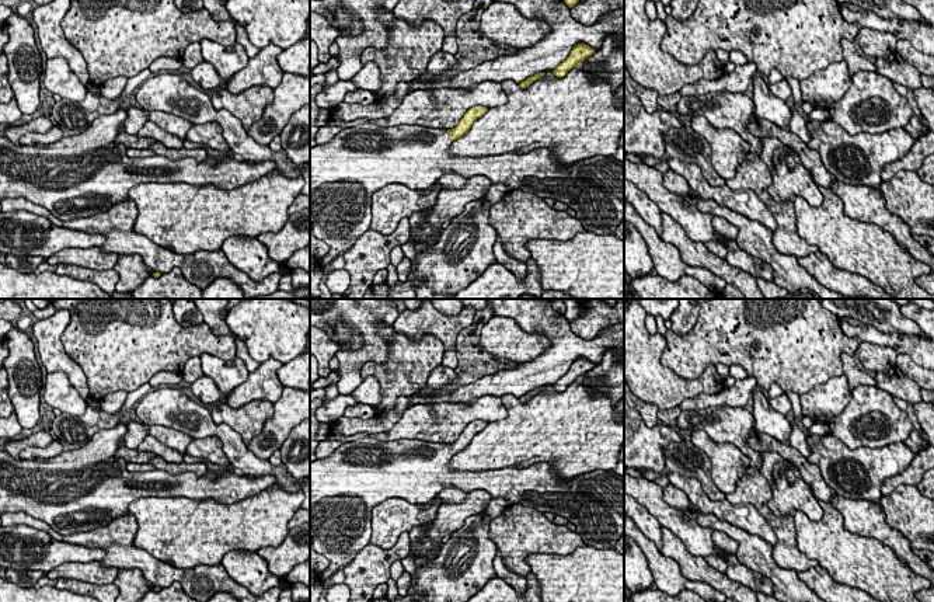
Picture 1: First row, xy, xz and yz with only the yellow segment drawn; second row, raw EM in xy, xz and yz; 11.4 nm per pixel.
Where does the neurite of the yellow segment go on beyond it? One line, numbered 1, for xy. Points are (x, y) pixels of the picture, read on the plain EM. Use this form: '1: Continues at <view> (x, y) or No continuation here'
1: No continuation here

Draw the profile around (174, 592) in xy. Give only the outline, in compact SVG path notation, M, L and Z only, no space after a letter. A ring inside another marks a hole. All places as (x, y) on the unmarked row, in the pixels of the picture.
M172 582L167 588L161 588L158 592L147 592L139 602L198 602L188 596L180 582Z

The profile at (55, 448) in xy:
M55 439L46 448L35 448L35 446L25 448L20 453L20 459L50 459L60 455L62 452L63 446Z

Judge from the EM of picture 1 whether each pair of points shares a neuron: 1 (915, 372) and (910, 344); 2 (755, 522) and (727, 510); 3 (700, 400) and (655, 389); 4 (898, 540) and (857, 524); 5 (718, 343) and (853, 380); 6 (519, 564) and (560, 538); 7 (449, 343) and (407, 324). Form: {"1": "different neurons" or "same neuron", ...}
{"1": "different neurons", "2": "same neuron", "3": "different neurons", "4": "same neuron", "5": "different neurons", "6": "same neuron", "7": "same neuron"}

